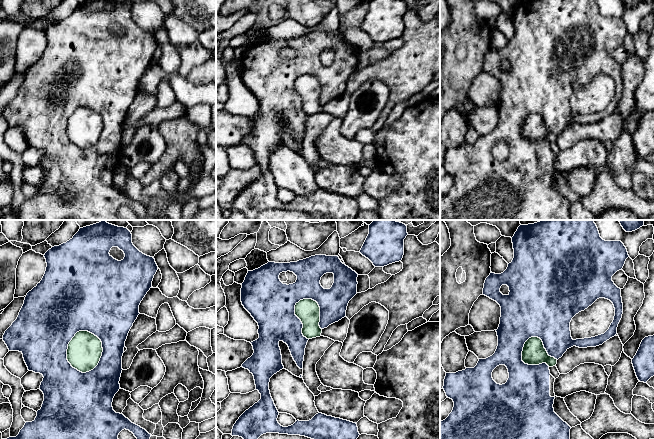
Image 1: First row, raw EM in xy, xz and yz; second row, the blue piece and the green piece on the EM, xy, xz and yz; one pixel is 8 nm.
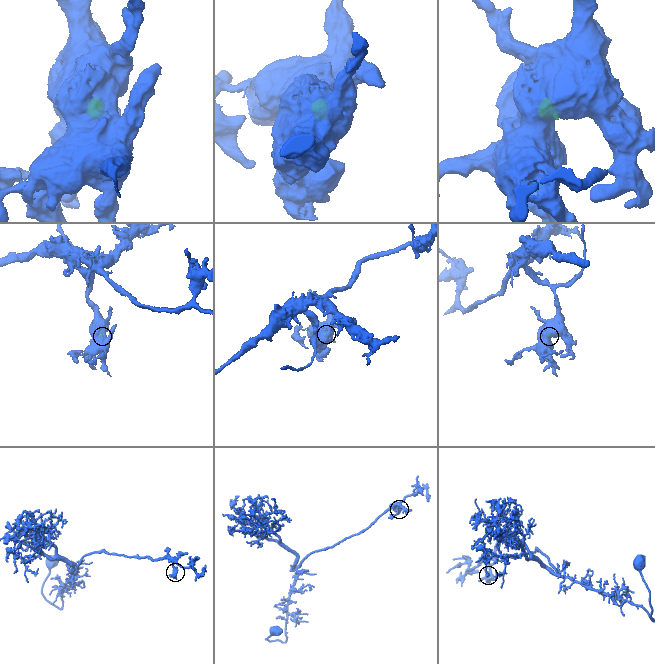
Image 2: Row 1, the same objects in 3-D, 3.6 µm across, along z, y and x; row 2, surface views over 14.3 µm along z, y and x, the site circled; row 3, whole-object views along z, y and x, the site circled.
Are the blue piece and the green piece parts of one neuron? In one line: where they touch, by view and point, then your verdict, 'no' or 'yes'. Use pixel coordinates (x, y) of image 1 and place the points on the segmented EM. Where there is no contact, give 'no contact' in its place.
meets blue in xy at (102, 353); no

